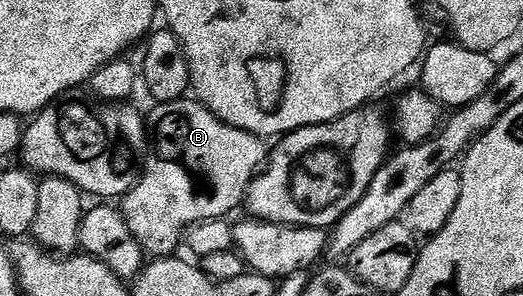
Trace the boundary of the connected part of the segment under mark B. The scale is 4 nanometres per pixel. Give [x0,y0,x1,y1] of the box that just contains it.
[122,97,266,257]

